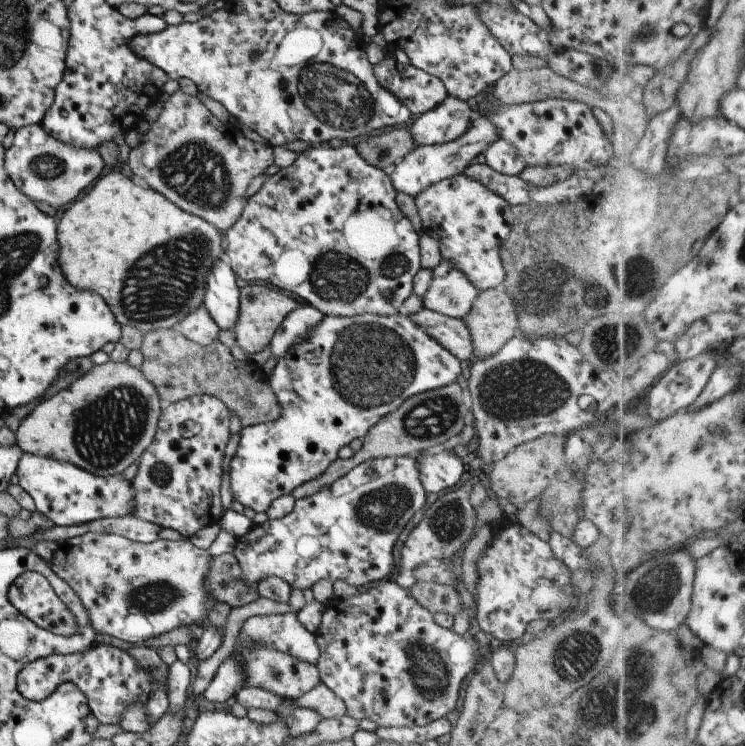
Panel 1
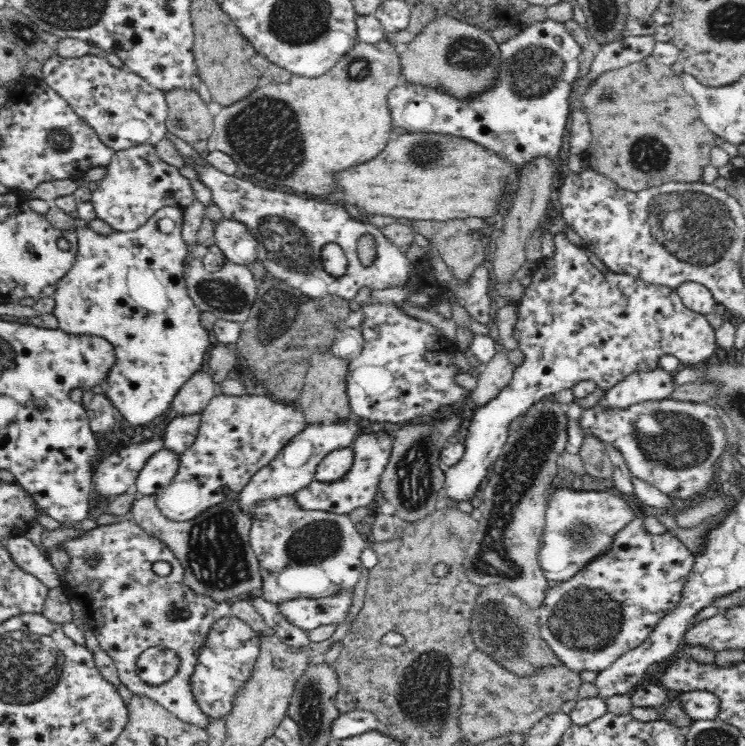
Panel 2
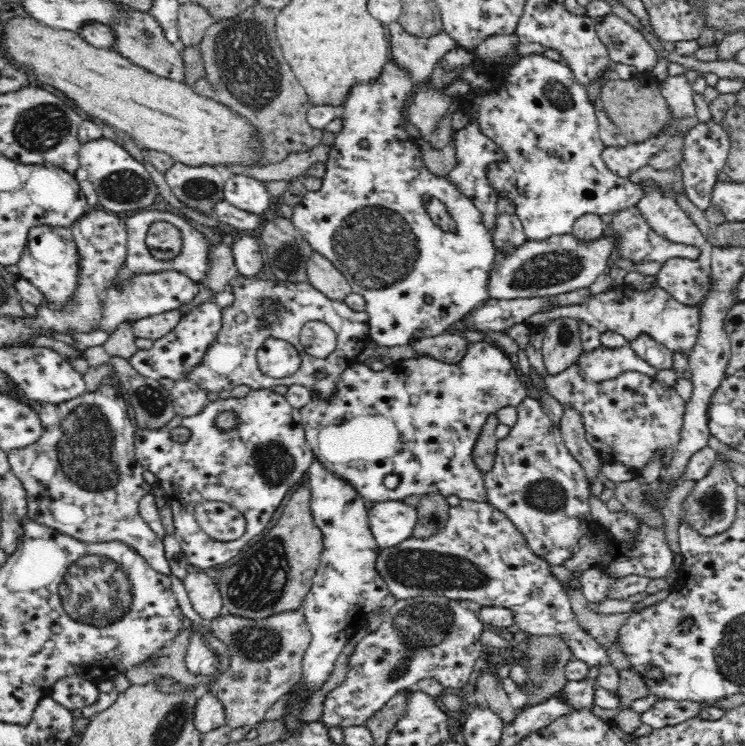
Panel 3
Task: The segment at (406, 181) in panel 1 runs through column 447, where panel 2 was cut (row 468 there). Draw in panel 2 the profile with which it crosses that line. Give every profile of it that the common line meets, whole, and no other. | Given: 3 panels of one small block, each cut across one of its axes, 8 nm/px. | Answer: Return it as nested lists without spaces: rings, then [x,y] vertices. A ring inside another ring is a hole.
[[[164,448],[156,452],[147,462],[135,483],[138,494],[152,496],[159,494],[178,473],[181,456]]]

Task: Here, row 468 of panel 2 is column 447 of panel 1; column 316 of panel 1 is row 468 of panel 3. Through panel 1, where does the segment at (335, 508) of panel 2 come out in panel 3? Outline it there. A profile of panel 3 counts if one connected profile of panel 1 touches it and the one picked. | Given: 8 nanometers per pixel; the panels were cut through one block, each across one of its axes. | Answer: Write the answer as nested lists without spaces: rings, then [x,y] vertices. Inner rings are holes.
[[[487,339],[479,342],[469,342],[466,354],[456,364],[448,364],[433,357],[418,356],[396,361],[381,371],[376,372],[368,364],[353,362],[339,376],[335,392],[331,397],[324,399],[324,397],[311,392],[310,402],[306,406],[299,408],[299,411],[301,412],[301,423],[305,430],[309,449],[312,450],[316,461],[322,463],[328,471],[334,472],[334,475],[350,483],[364,501],[368,500],[372,503],[392,500],[404,501],[405,498],[410,496],[435,493],[444,497],[456,495],[462,501],[479,502],[486,501],[486,485],[484,485],[484,472],[478,469],[473,458],[477,436],[483,429],[484,423],[489,419],[490,414],[497,413],[504,406],[517,407],[526,397],[524,382],[516,374],[516,370],[508,355],[499,346]],[[390,475],[396,475],[400,481],[400,484],[394,490],[384,486],[384,478]]]

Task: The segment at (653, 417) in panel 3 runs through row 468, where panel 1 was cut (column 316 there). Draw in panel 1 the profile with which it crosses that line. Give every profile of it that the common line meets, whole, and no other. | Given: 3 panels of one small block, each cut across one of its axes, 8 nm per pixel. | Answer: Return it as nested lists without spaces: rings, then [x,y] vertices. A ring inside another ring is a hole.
[[[395,576],[358,589],[351,597],[333,596],[323,603],[321,623],[314,638],[320,650],[316,666],[321,682],[344,702],[347,716],[356,721],[368,718],[386,727],[424,727],[446,717],[456,709],[462,681],[483,658],[472,633],[460,636],[454,630],[442,628],[432,612],[412,596],[411,588],[399,586]]]

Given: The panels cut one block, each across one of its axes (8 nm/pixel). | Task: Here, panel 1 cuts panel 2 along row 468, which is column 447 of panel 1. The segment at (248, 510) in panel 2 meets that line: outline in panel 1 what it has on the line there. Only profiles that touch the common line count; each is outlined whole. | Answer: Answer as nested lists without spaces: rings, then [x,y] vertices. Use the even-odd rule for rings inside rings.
[[[444,260],[432,270],[430,288],[422,298],[423,308],[463,320],[470,313],[479,292],[462,270]]]

